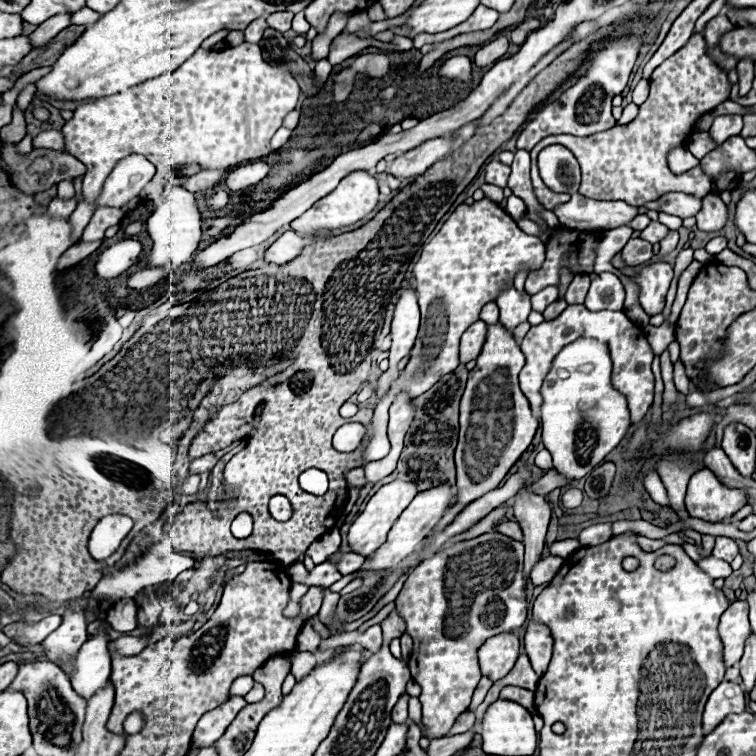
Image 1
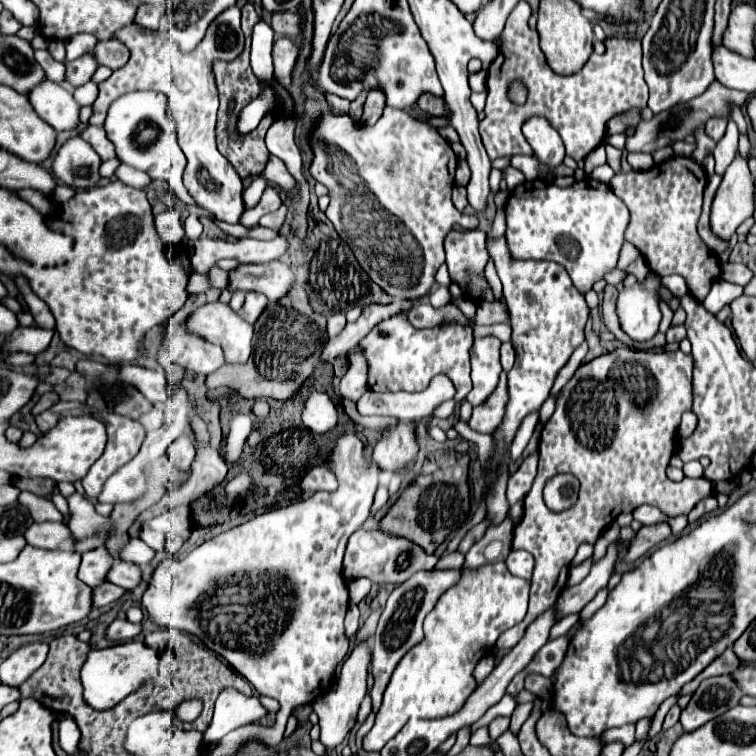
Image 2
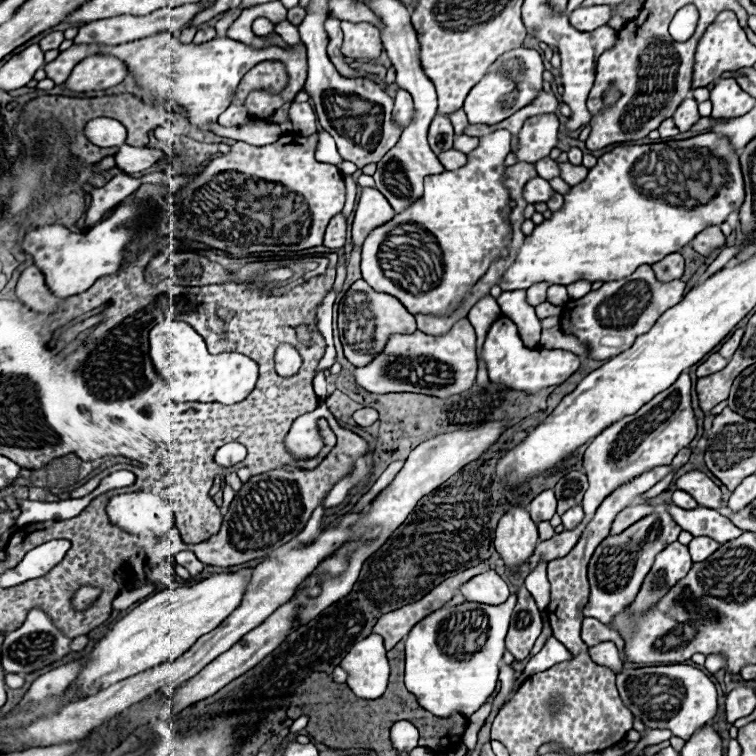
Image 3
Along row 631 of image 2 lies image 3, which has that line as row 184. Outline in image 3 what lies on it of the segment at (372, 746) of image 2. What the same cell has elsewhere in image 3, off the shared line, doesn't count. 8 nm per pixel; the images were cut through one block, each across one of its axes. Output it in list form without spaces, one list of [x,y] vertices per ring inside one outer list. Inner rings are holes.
[[[496,130],[490,134],[480,136],[478,148],[468,154],[466,166],[458,170],[446,170],[442,174],[426,176],[424,180],[424,200],[420,198],[404,212],[396,214],[394,220],[386,222],[384,226],[370,232],[362,246],[362,278],[376,290],[386,292],[402,300],[402,304],[408,308],[410,314],[432,314],[432,316],[448,316],[452,314],[460,302],[472,292],[476,282],[488,272],[490,264],[504,258],[510,240],[512,240],[512,228],[510,228],[510,192],[504,184],[506,180],[506,166],[504,158],[510,154],[510,132],[508,130]],[[400,224],[418,224],[426,228],[434,238],[438,246],[438,258],[430,250],[422,250],[422,260],[416,260],[416,264],[402,264],[392,266],[392,250],[384,252],[384,242],[388,238],[388,232],[398,228]]]

